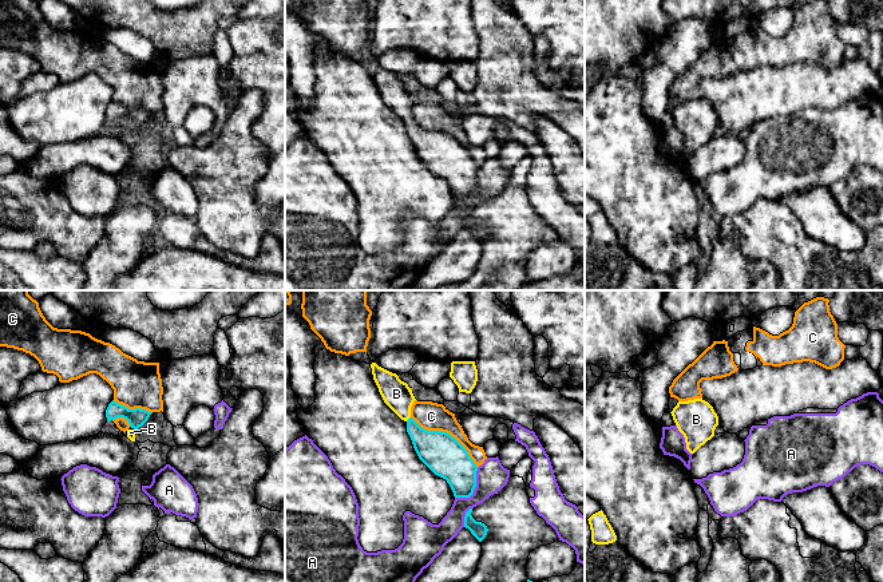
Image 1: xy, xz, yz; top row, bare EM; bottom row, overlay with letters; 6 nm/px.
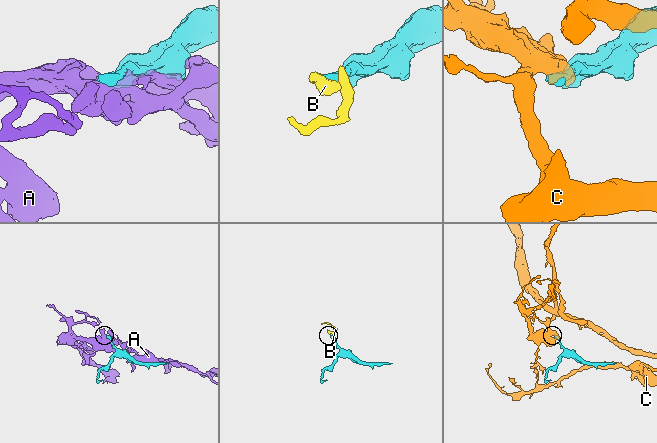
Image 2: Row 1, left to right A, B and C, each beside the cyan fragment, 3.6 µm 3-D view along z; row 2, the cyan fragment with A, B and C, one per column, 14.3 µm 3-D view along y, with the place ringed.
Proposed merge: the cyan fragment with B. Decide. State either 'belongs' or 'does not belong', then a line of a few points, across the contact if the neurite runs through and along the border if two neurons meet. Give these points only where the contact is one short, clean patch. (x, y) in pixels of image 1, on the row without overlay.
belongs; line xz (436, 150), (412, 127), (408, 119), (396, 94)

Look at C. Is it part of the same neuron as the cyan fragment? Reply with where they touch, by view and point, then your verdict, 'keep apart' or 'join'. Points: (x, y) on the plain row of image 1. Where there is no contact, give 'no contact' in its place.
contact xz (446, 133); keep apart

